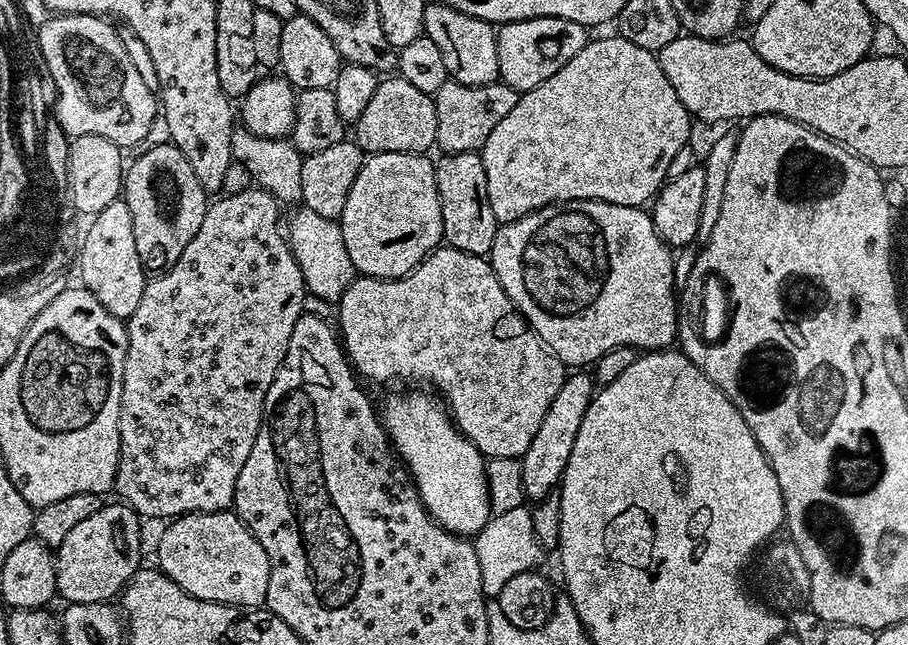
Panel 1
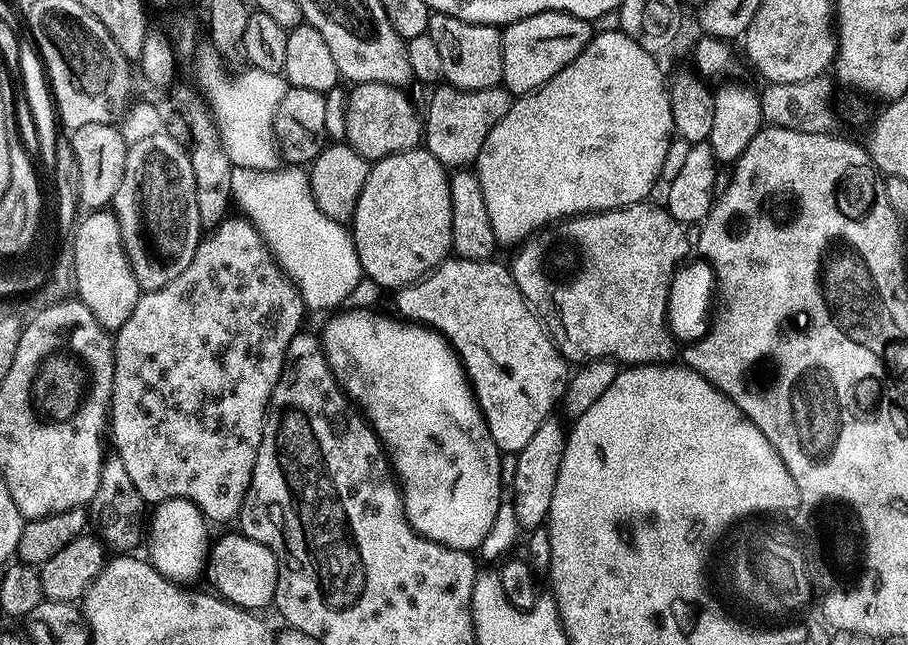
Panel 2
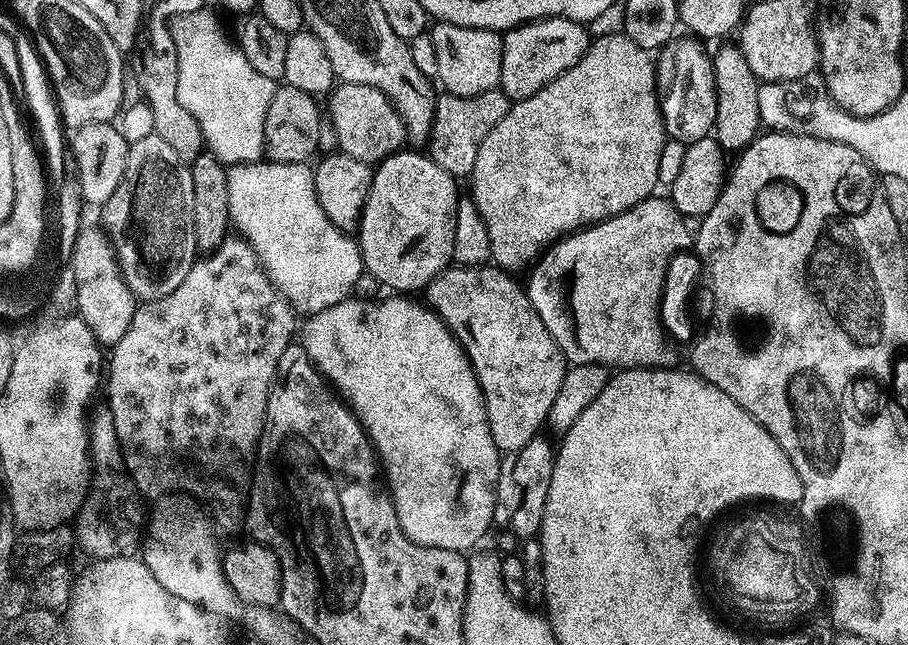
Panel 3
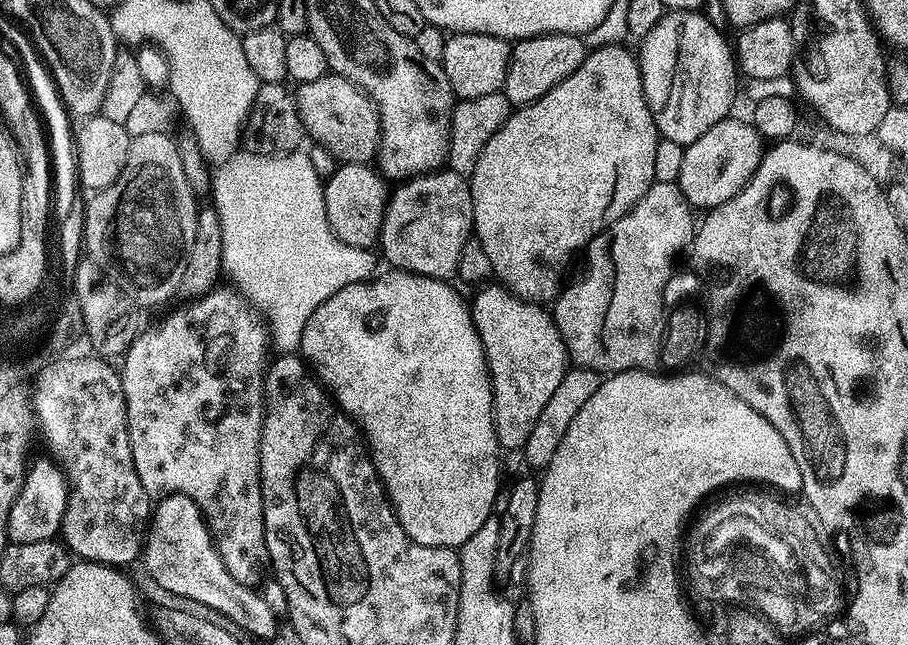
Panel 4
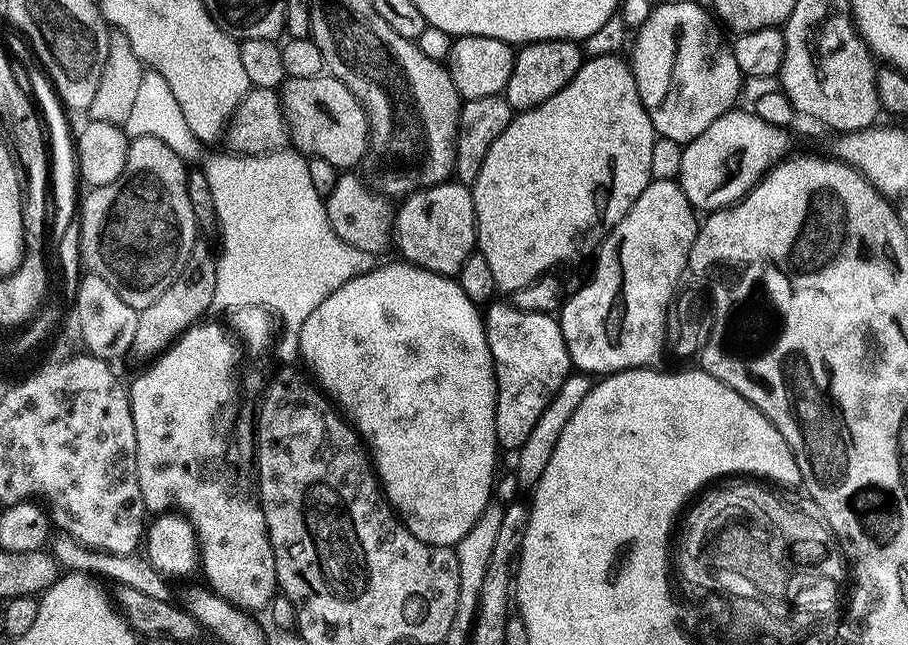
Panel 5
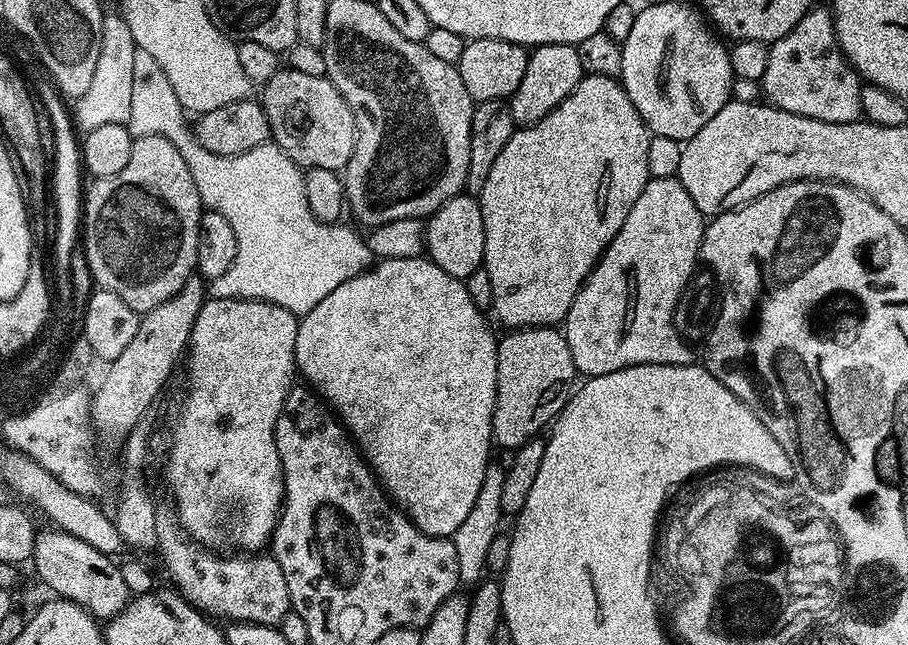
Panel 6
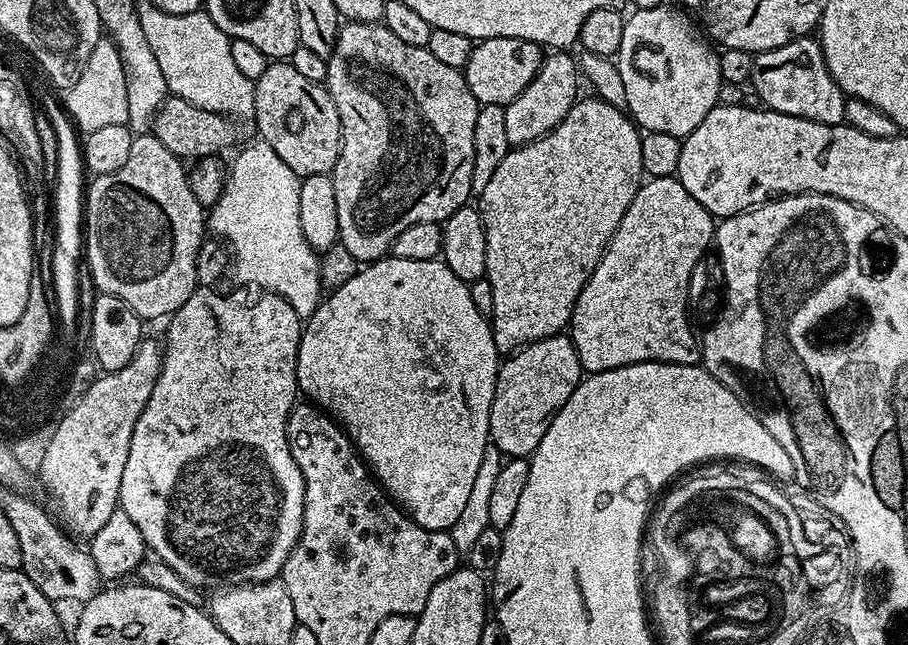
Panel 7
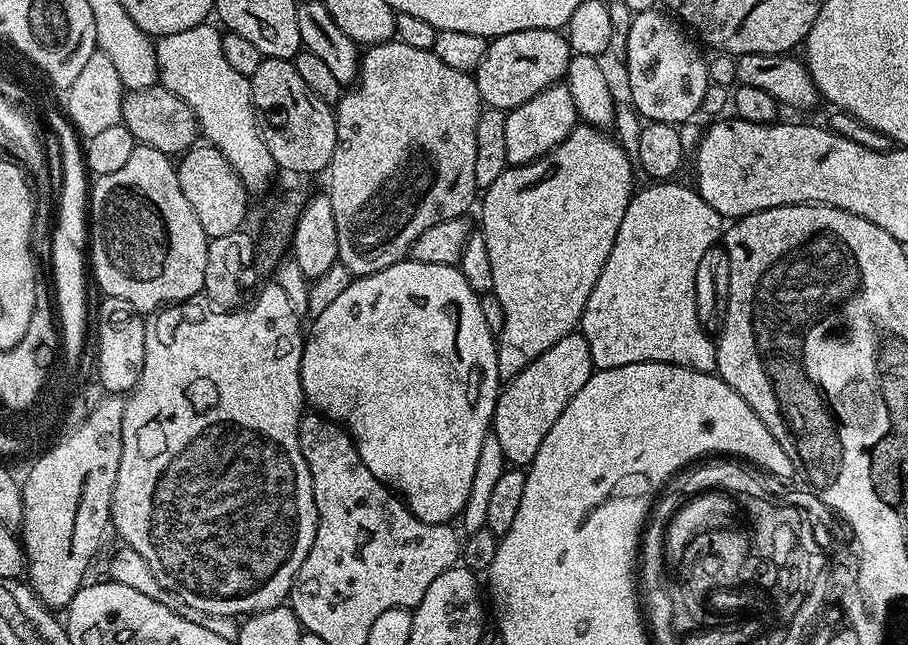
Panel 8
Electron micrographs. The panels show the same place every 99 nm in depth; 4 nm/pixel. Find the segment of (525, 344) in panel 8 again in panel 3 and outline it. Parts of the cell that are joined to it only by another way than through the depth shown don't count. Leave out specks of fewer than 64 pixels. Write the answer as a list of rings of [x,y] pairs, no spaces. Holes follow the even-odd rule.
[[[623,31],[595,38],[589,43],[584,57],[574,66],[570,66],[566,74],[542,86],[538,94],[525,100],[515,101],[512,109],[506,114],[506,118],[502,118],[502,122],[498,122],[498,126],[494,126],[490,134],[486,134],[481,148],[478,149],[478,159],[474,162],[474,170],[470,177],[470,183],[472,183],[470,198],[476,203],[482,222],[486,222],[486,234],[490,234],[490,250],[495,267],[513,270],[512,268],[526,267],[531,260],[539,261],[545,249],[563,240],[564,237],[571,236],[581,228],[600,224],[611,216],[622,214],[638,202],[649,199],[655,193],[652,191],[657,191],[658,158],[662,158],[662,146],[666,133],[664,119],[661,116],[661,98],[656,90],[656,65],[653,57],[648,56],[651,56],[649,49],[630,42],[630,38],[625,36]]]

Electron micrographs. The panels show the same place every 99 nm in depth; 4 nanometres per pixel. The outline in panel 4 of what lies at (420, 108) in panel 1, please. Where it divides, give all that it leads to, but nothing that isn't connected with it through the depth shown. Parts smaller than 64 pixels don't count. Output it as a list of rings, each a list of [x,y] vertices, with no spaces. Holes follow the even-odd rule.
[[[329,74],[318,78],[318,82],[306,82],[294,92],[300,117],[304,122],[304,131],[315,143],[322,145],[330,154],[334,154],[340,164],[372,164],[380,150],[380,115],[368,93],[361,92],[346,77]]]

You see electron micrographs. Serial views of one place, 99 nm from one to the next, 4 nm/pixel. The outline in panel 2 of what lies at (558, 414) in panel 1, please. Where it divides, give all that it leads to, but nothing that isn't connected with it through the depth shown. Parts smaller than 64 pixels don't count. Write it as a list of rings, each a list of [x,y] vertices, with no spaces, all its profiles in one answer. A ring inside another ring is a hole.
[[[549,418],[542,422],[542,426],[538,426],[538,430],[534,430],[534,438],[530,438],[530,442],[526,442],[526,446],[522,446],[522,450],[515,453],[516,465],[514,466],[514,482],[510,485],[510,503],[514,506],[514,514],[518,518],[521,529],[539,528],[547,521],[550,502],[554,502],[558,470],[562,466],[562,454],[566,450],[567,441],[566,428],[563,428],[556,418]]]

